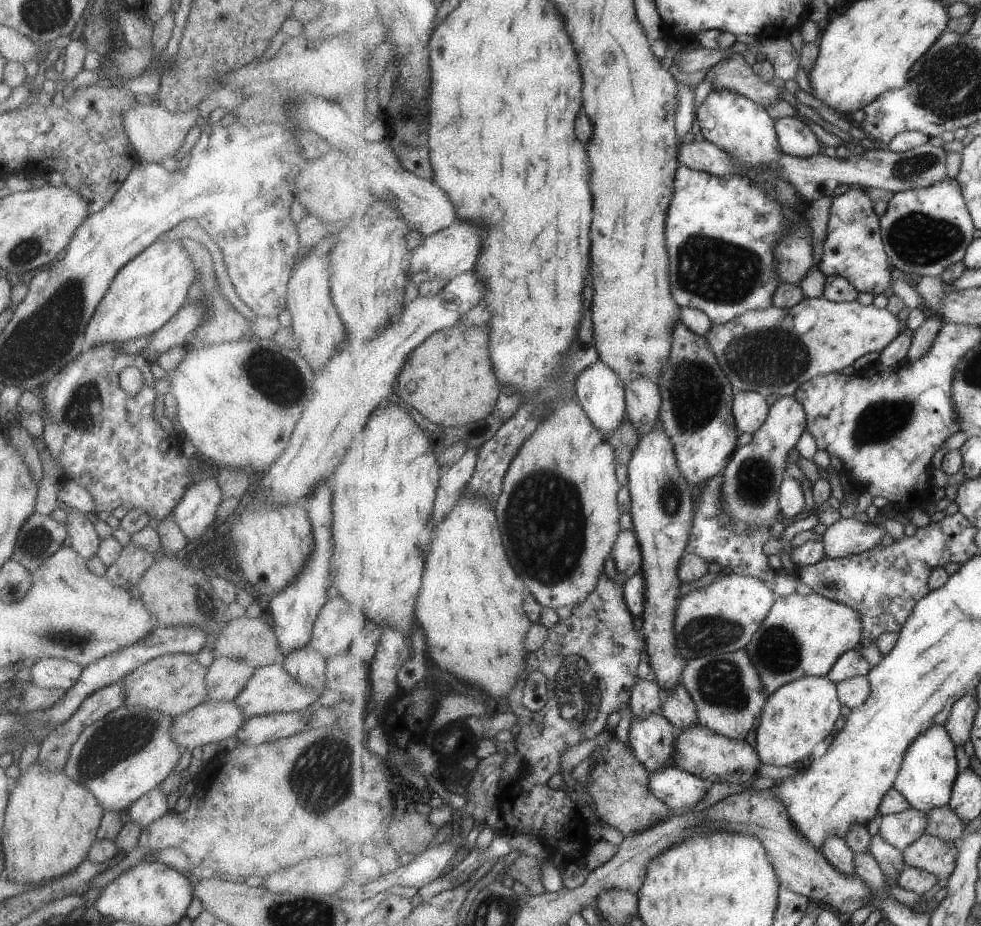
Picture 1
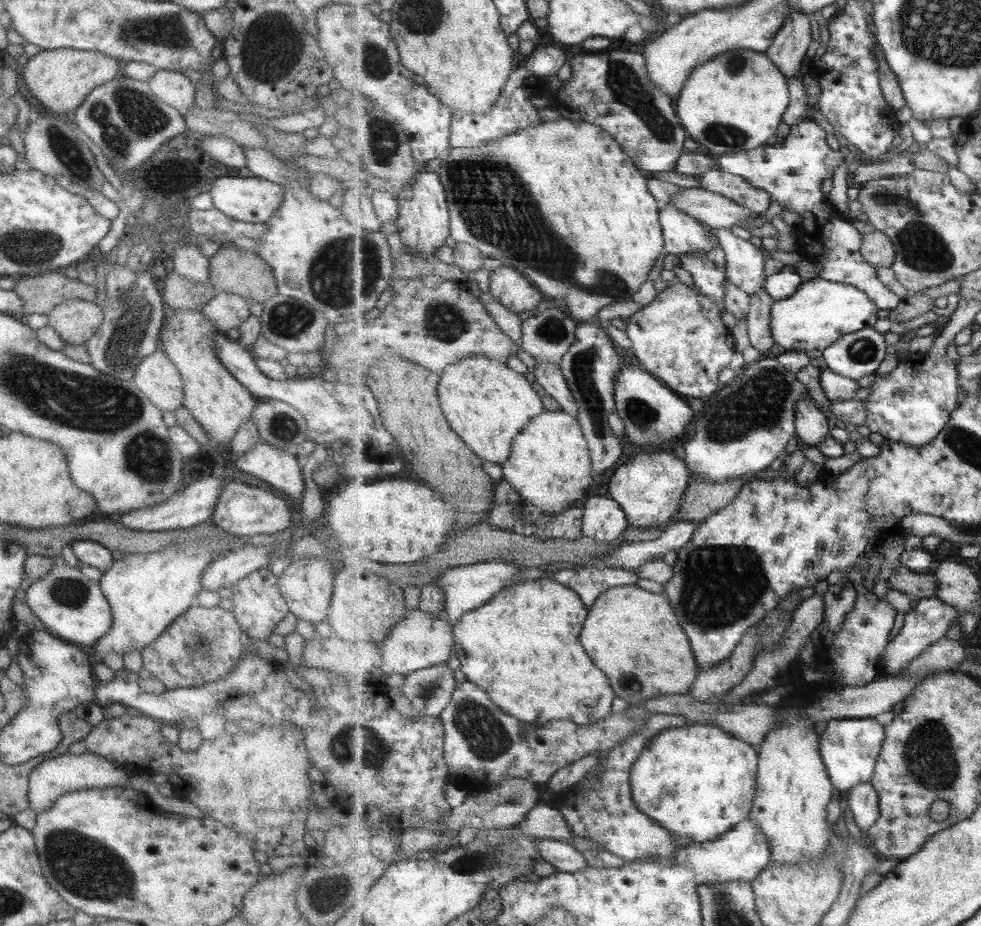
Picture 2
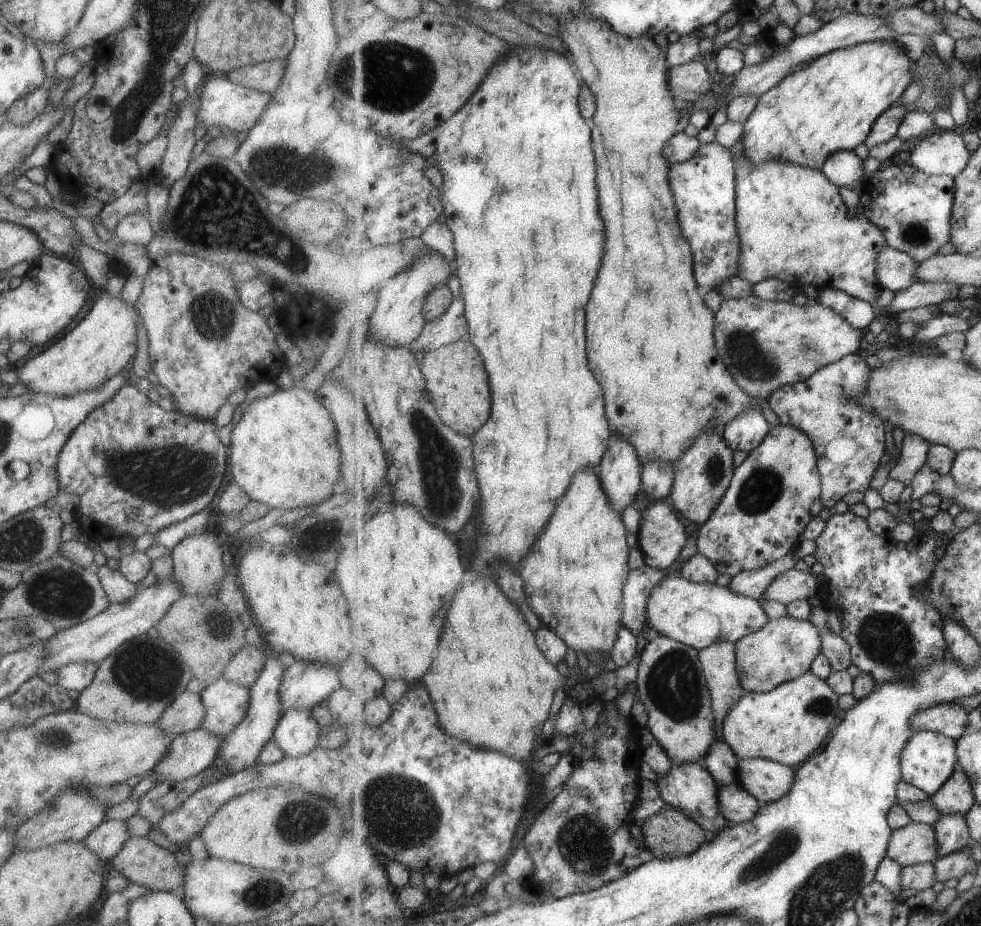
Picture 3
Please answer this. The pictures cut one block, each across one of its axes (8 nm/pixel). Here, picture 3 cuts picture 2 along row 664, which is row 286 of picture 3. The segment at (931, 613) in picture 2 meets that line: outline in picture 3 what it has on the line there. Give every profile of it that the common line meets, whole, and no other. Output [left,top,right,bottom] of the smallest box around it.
[877,246,918,293]

